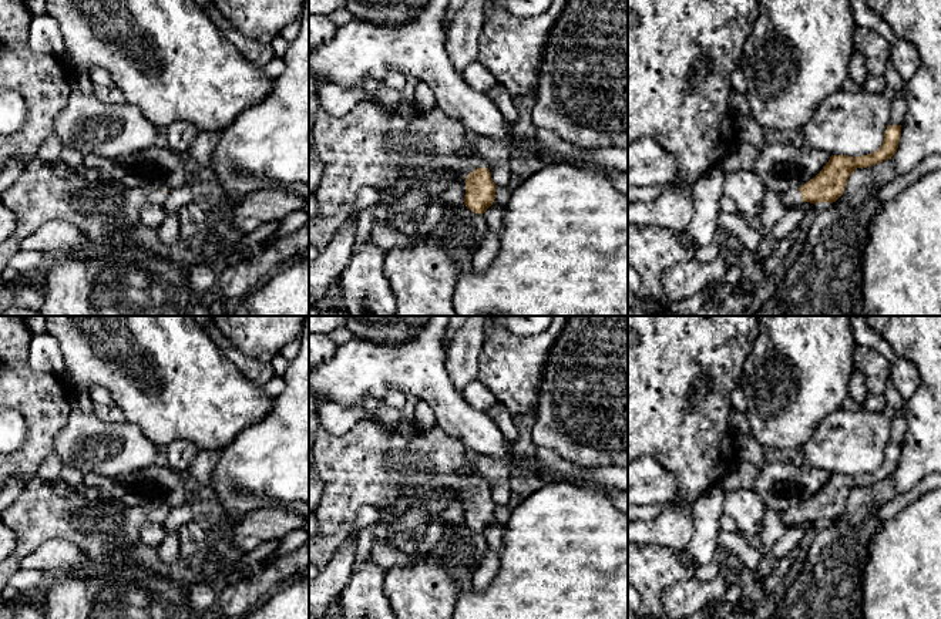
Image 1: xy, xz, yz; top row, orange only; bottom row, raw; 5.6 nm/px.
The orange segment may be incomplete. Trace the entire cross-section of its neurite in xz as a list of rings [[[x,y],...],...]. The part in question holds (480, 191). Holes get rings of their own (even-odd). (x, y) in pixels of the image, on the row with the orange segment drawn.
[[[362,102],[342,117],[333,117],[319,108],[315,121],[315,147],[325,166],[325,174],[316,191],[319,211],[316,218],[309,218],[309,242],[319,250],[325,250],[335,239],[339,229],[356,212],[354,202],[362,188],[374,188],[383,195],[429,178],[440,172],[457,172],[466,178],[464,205],[474,213],[483,215],[495,199],[495,184],[488,168],[484,168],[475,158],[470,158],[468,129],[454,118],[446,115],[438,107],[426,115],[419,114],[414,120],[407,120],[397,110],[374,107]]]

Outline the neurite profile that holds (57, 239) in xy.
[[[50,221],[20,242],[21,250],[40,250],[48,259],[71,255],[85,243],[85,238],[71,223]]]

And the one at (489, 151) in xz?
[[[480,135],[477,141],[468,141],[470,154],[466,158],[475,158],[484,168],[495,164],[508,164],[515,155],[508,141],[495,141],[485,135]]]

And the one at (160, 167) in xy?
[[[154,145],[118,158],[84,157],[85,169],[97,169],[100,181],[125,188],[172,191],[188,185],[186,157],[168,145]]]

